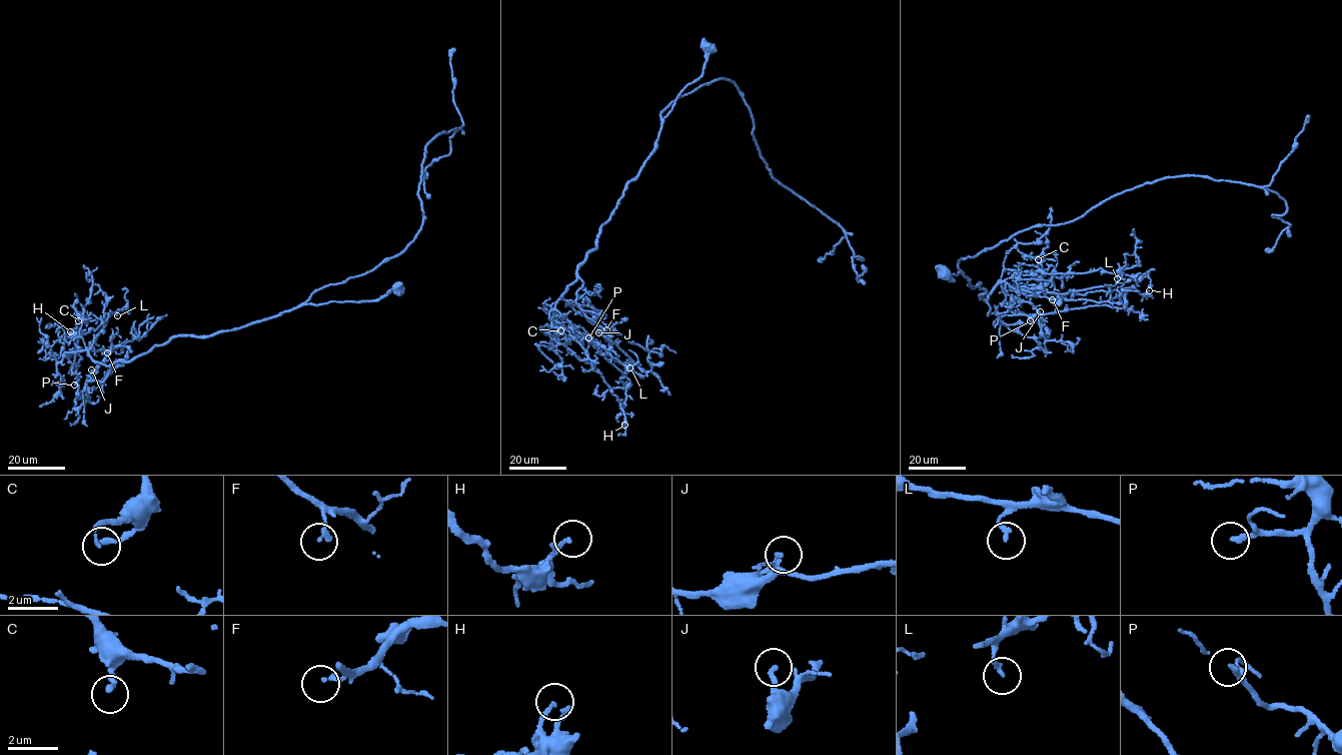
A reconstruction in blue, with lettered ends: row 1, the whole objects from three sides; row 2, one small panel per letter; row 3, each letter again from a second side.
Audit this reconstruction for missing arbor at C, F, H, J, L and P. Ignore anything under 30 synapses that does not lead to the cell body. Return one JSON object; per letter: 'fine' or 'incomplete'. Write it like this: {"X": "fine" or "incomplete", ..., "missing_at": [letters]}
{"C": "fine", "F": "fine", "H": "fine", "J": "fine", "L": "fine", "P": "fine", "missing_at": []}

